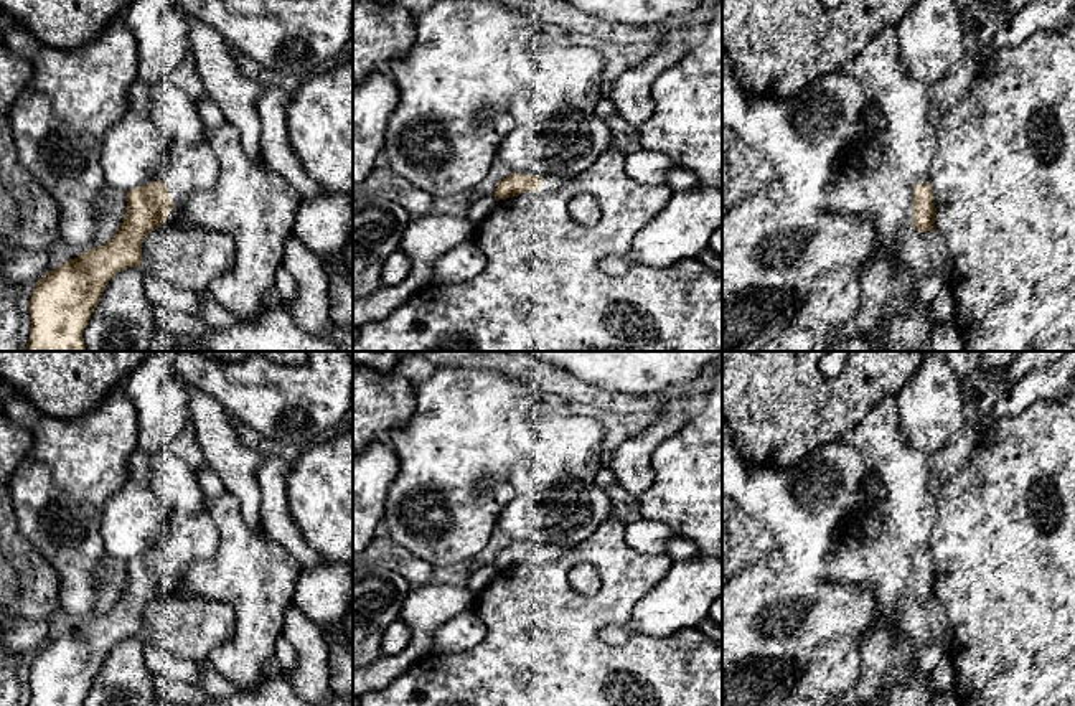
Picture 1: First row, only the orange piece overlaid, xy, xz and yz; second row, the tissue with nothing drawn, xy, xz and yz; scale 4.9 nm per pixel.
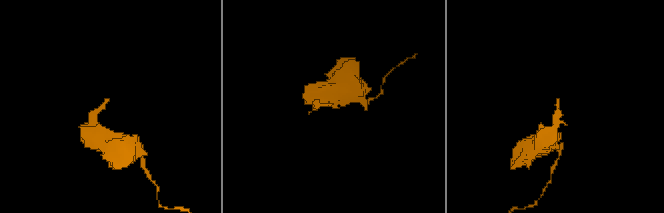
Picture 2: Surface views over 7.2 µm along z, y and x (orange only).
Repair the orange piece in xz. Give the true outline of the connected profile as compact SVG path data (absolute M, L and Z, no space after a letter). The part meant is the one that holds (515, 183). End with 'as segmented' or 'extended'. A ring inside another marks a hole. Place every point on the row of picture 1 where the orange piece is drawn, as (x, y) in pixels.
M511 173L506 178L500 180L495 188L495 196L498 200L506 200L526 191L541 191L549 193L562 188L569 180L557 175L523 175Z | extended

